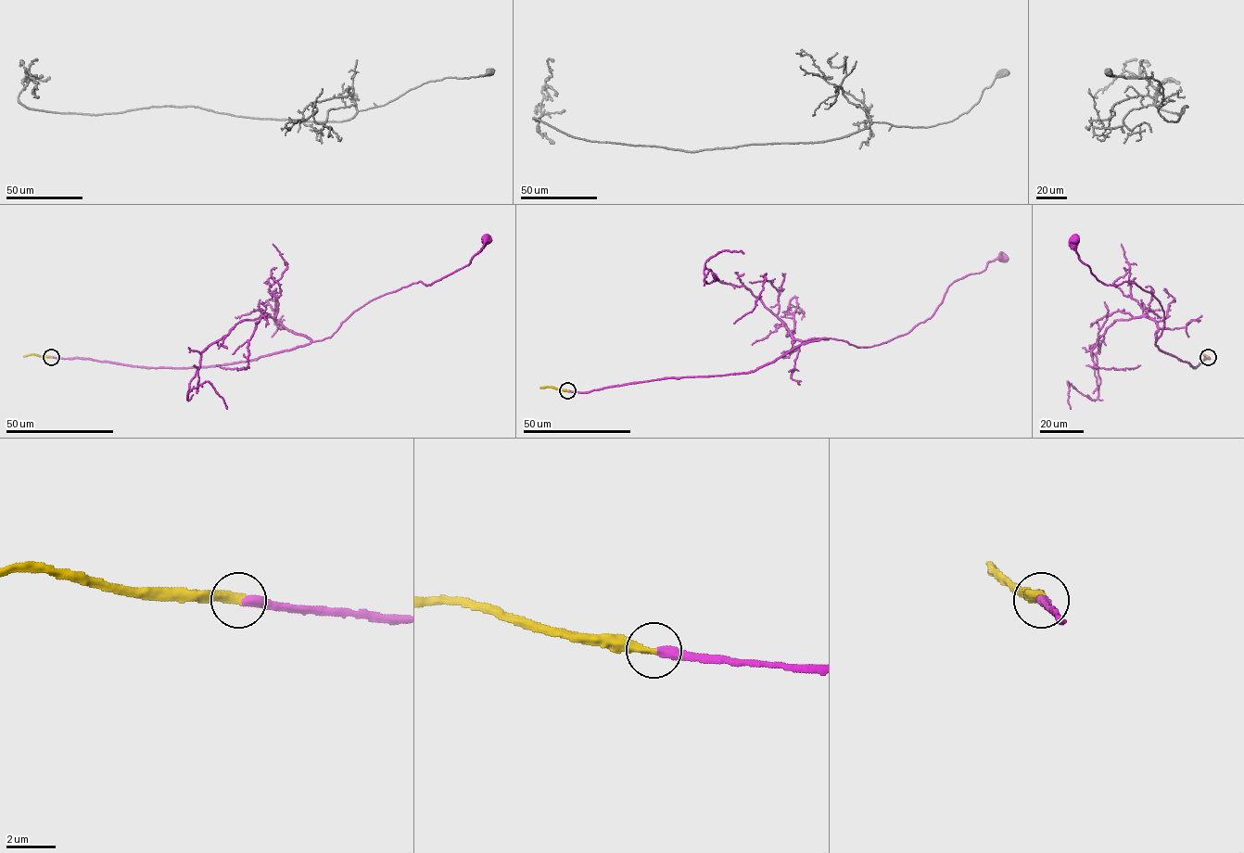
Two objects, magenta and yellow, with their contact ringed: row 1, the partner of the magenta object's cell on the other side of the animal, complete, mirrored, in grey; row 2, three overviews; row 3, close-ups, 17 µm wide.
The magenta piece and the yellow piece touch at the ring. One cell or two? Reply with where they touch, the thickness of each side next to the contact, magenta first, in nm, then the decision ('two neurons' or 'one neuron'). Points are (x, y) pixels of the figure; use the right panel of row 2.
(1208, 357) | 400/320 nm | one neuron

